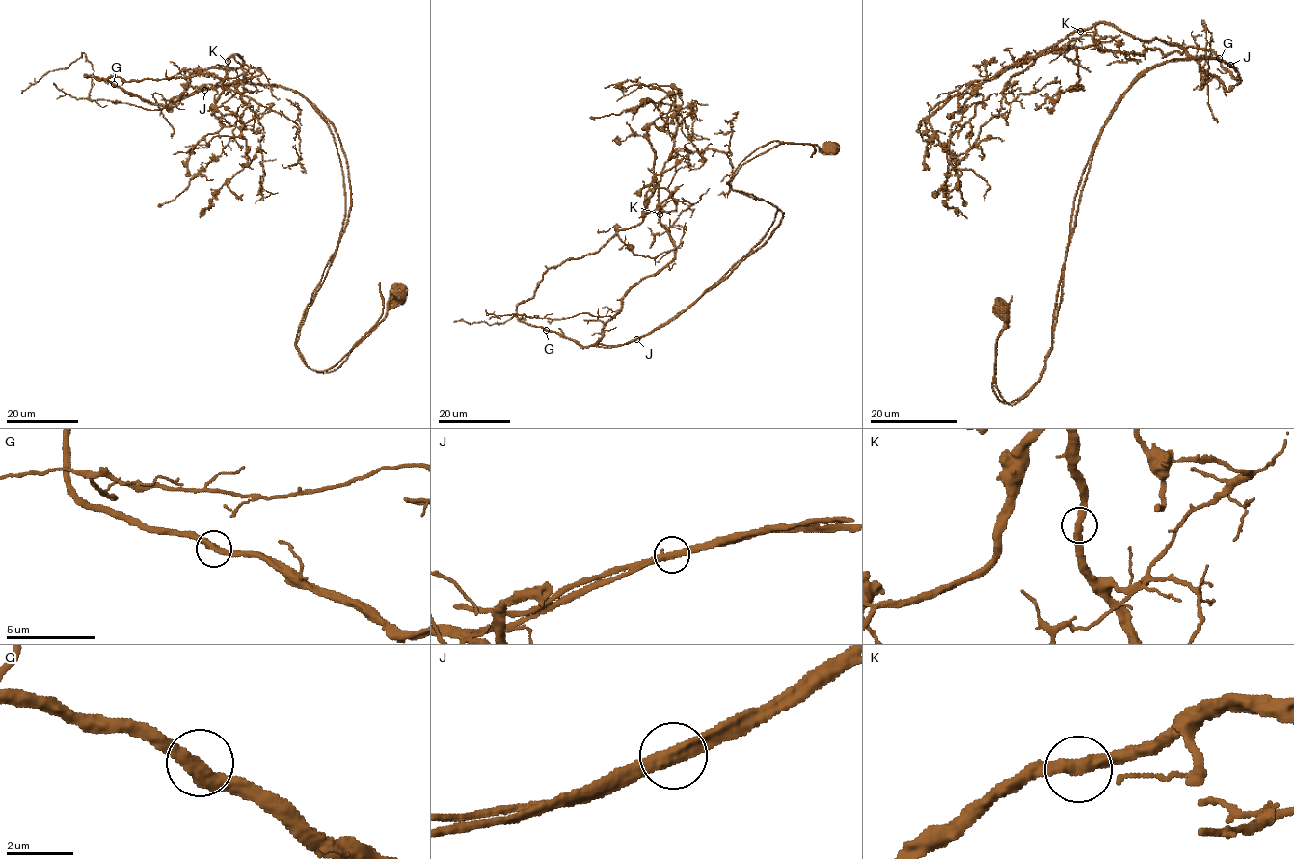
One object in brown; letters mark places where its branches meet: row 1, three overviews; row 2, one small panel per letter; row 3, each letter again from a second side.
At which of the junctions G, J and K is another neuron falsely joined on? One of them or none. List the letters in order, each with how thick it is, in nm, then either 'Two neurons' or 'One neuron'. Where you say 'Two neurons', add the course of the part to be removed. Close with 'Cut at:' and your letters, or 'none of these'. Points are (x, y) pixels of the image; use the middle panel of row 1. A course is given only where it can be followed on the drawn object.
G: Thickness 400 nm. One neuron
J: Thickness 400 nm. Two neurons. Course of the part to remove: (636, 338), (682, 313), (772, 224), (777, 207), (730, 188), (736, 168), (774, 141), (807, 143), (811, 157)
K: Thickness 380 nm. One neuron
Cut at: J

